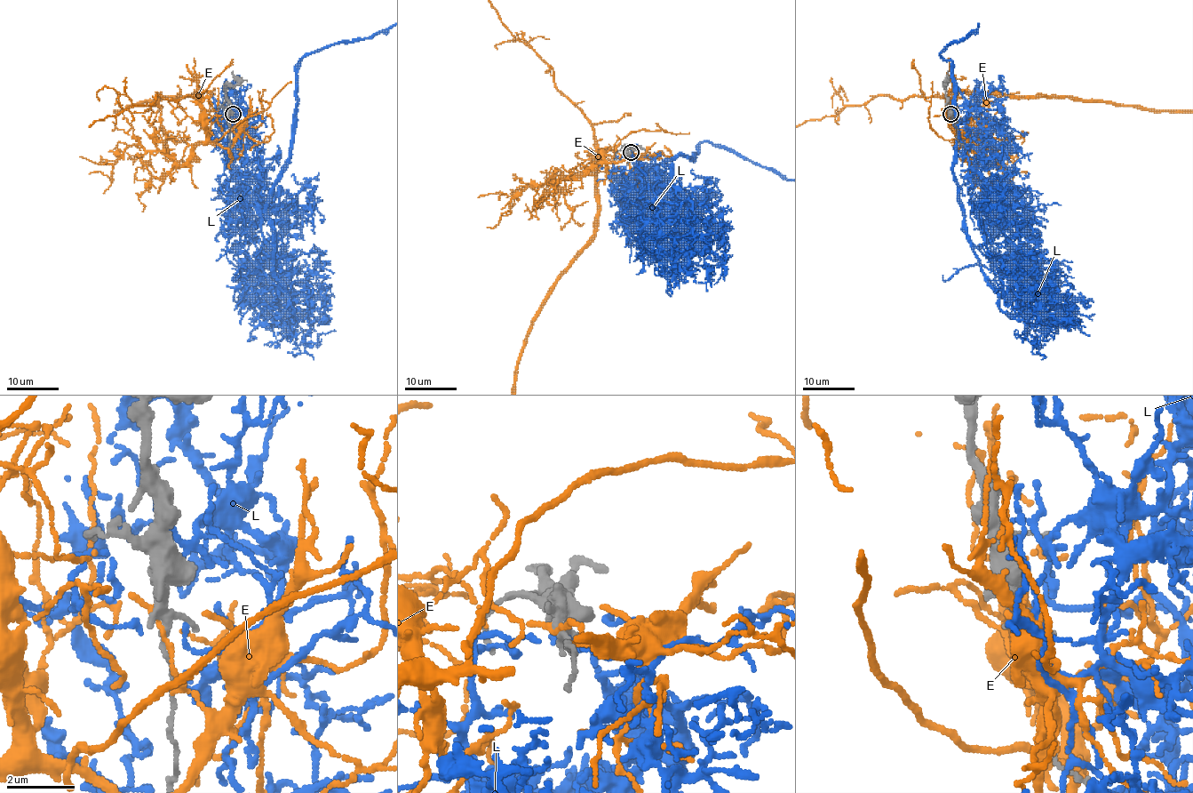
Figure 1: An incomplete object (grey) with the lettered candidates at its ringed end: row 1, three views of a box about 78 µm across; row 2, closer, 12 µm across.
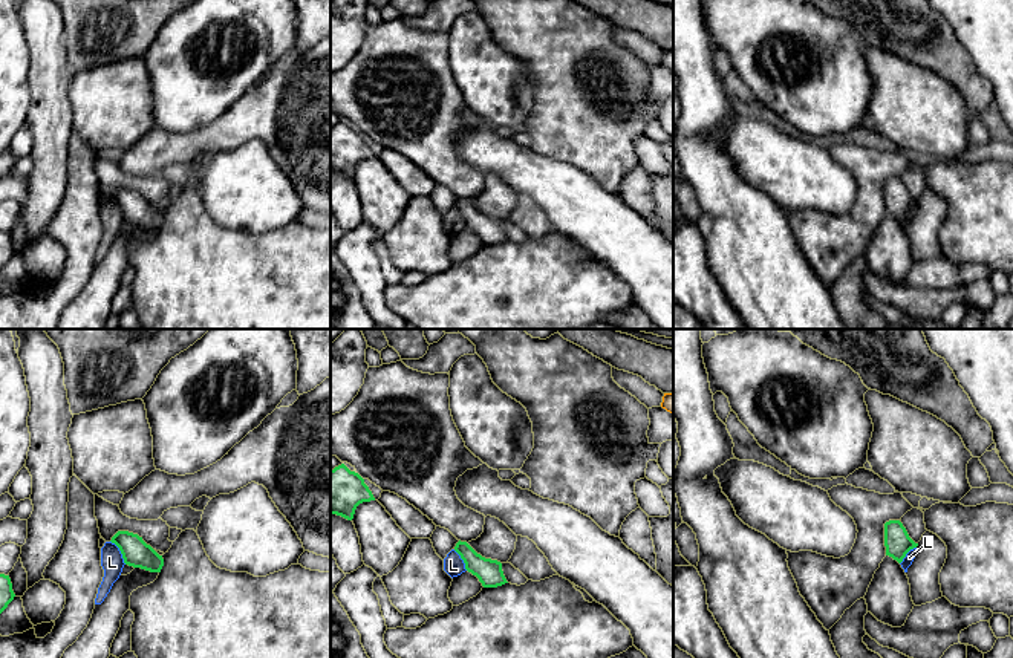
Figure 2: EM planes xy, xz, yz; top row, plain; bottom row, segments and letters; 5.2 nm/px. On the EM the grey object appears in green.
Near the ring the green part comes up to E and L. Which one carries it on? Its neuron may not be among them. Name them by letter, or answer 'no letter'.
no letter

